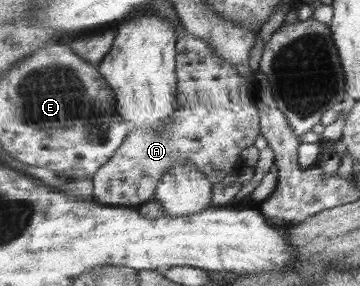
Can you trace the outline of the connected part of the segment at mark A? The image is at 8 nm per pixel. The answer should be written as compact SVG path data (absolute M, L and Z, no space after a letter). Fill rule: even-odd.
M186 33L184 36L181 36L178 40L177 54L179 111L175 112L175 114L171 116L171 124L169 124L167 128L163 128L163 130L157 130L157 128L132 128L122 147L119 148L117 153L115 153L111 160L109 160L109 163L106 163L101 167L101 169L95 174L95 177L93 177L93 196L95 197L95 201L108 206L138 208L143 205L143 203L155 200L157 196L156 192L158 191L163 175L165 175L169 169L173 169L173 165L175 165L175 163L191 163L191 165L195 165L201 173L205 173L207 177L210 178L212 184L220 182L221 179L225 179L225 177L227 177L229 173L233 173L233 171L239 172L245 166L244 161L241 158L241 153L243 153L247 147L255 145L255 139L257 139L257 137L262 133L262 113L259 112L258 105L255 104L257 103L257 100L253 97L253 92L251 92L251 89L256 89L256 84L251 84L251 78L249 78L249 76L243 76L243 74L239 73L239 70L235 68L235 65L223 60L221 56L218 56L210 46L209 42L193 34Z

